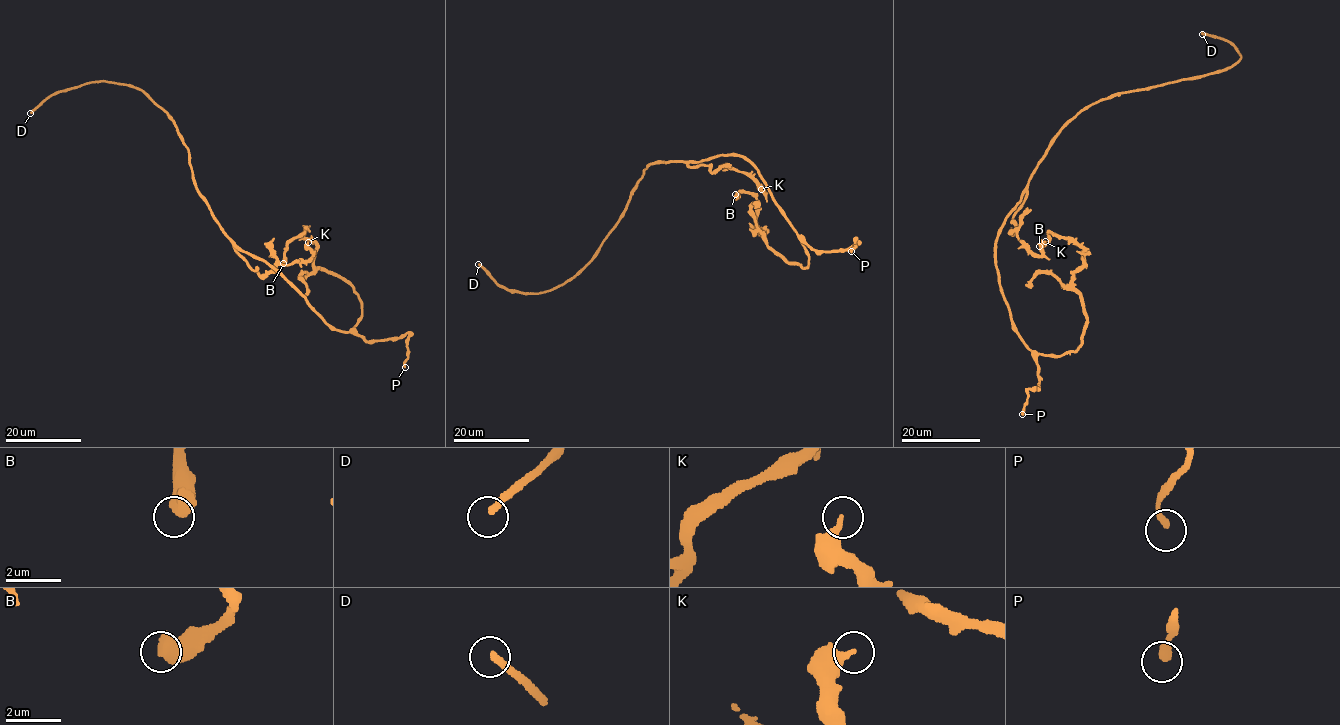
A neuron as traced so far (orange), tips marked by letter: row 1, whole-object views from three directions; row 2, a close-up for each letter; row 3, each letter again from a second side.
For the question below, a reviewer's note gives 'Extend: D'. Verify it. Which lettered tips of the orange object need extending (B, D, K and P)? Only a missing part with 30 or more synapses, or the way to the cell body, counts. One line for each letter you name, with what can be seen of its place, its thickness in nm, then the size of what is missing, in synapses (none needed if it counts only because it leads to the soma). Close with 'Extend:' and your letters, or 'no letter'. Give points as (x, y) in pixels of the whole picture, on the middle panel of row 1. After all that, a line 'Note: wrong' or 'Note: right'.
D: place (478, 264); calibre 260 nm; 200 synapses
Extend: D
Note: right

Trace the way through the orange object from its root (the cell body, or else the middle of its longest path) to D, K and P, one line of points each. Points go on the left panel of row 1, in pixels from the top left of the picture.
D: (254, 255), (240, 251), (223, 230), (194, 183), (174, 121), (146, 93), (91, 81), (55, 92), (30, 113)
K: (254, 255), (234, 244), (261, 275), (277, 264), (308, 260), (313, 255), (308, 242)
P: (254, 255), (277, 269), (329, 327), (352, 332), (369, 341), (396, 340), (409, 334), (405, 367)

